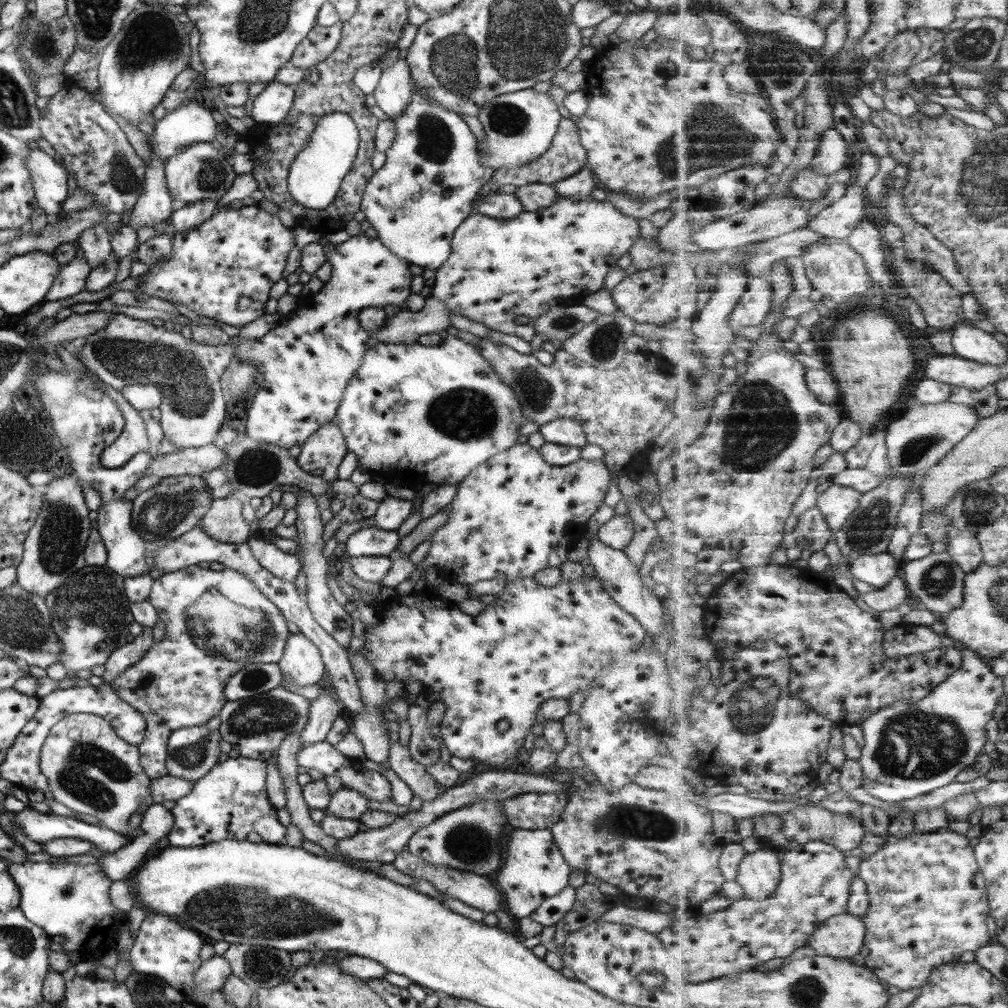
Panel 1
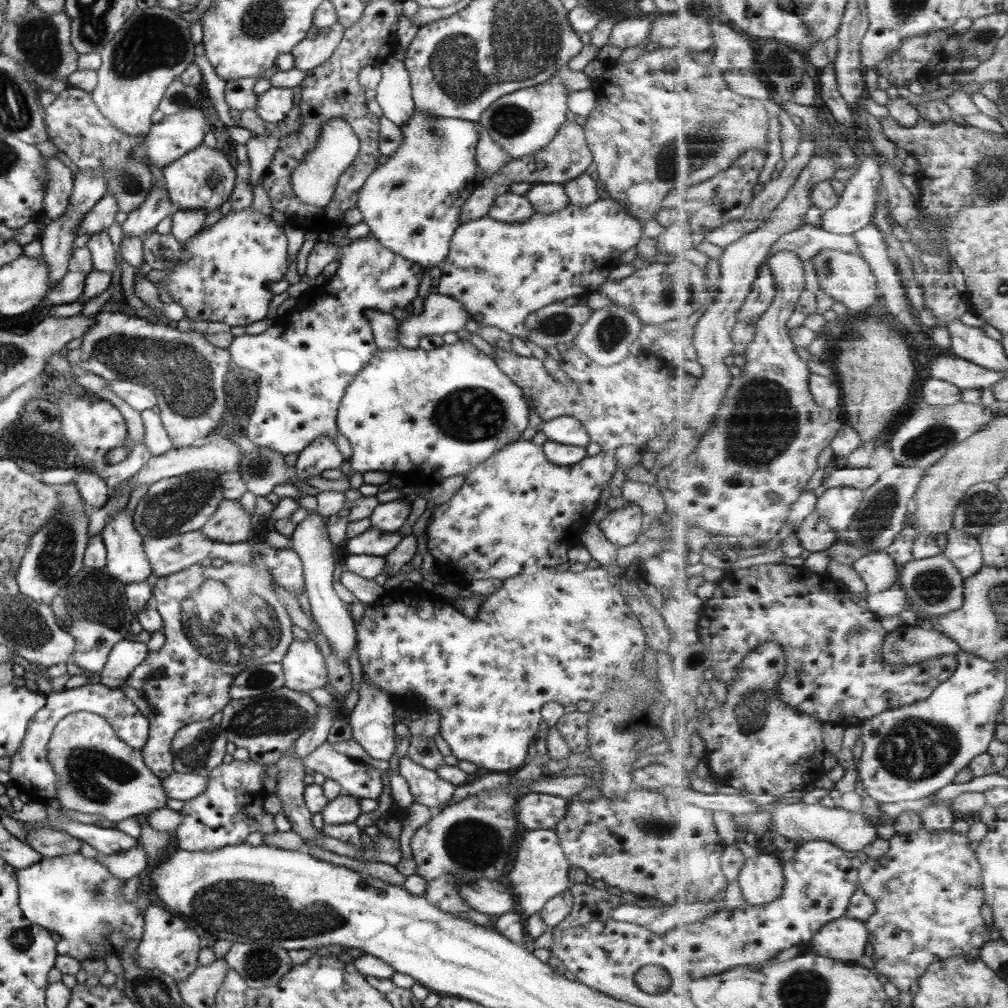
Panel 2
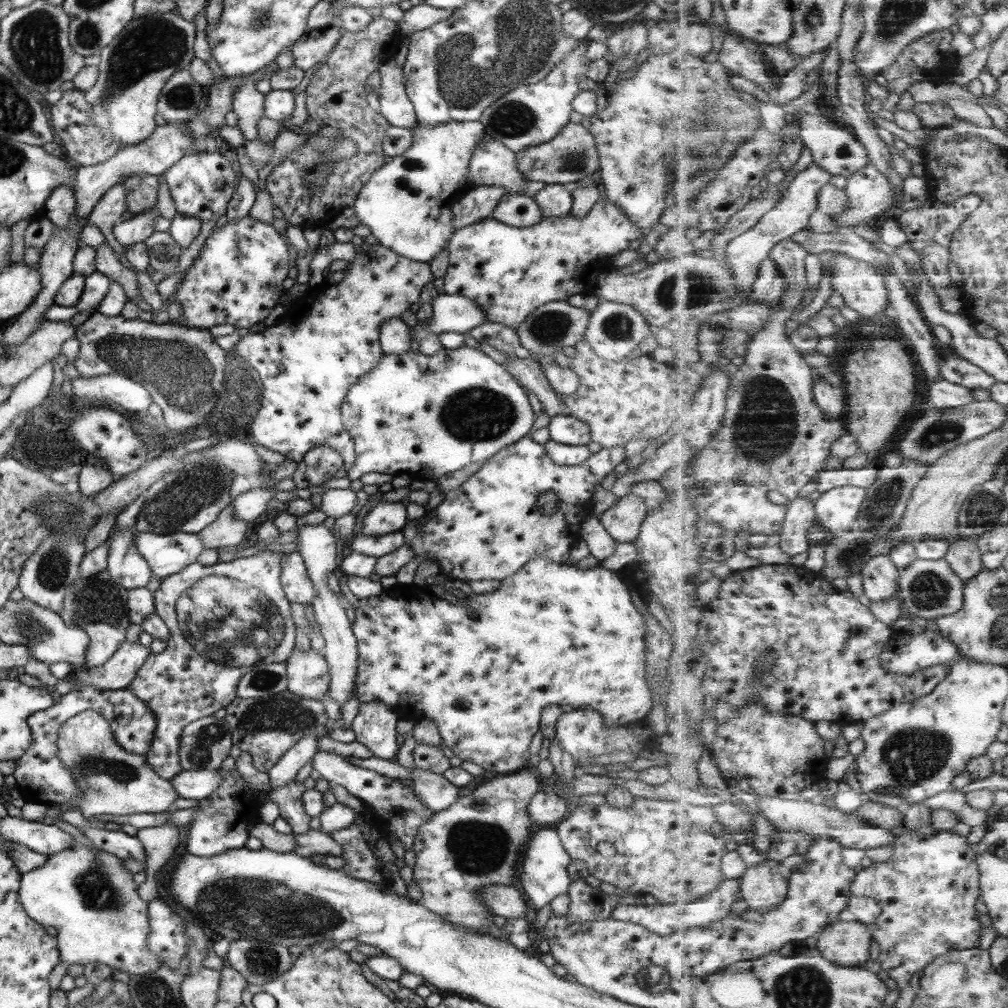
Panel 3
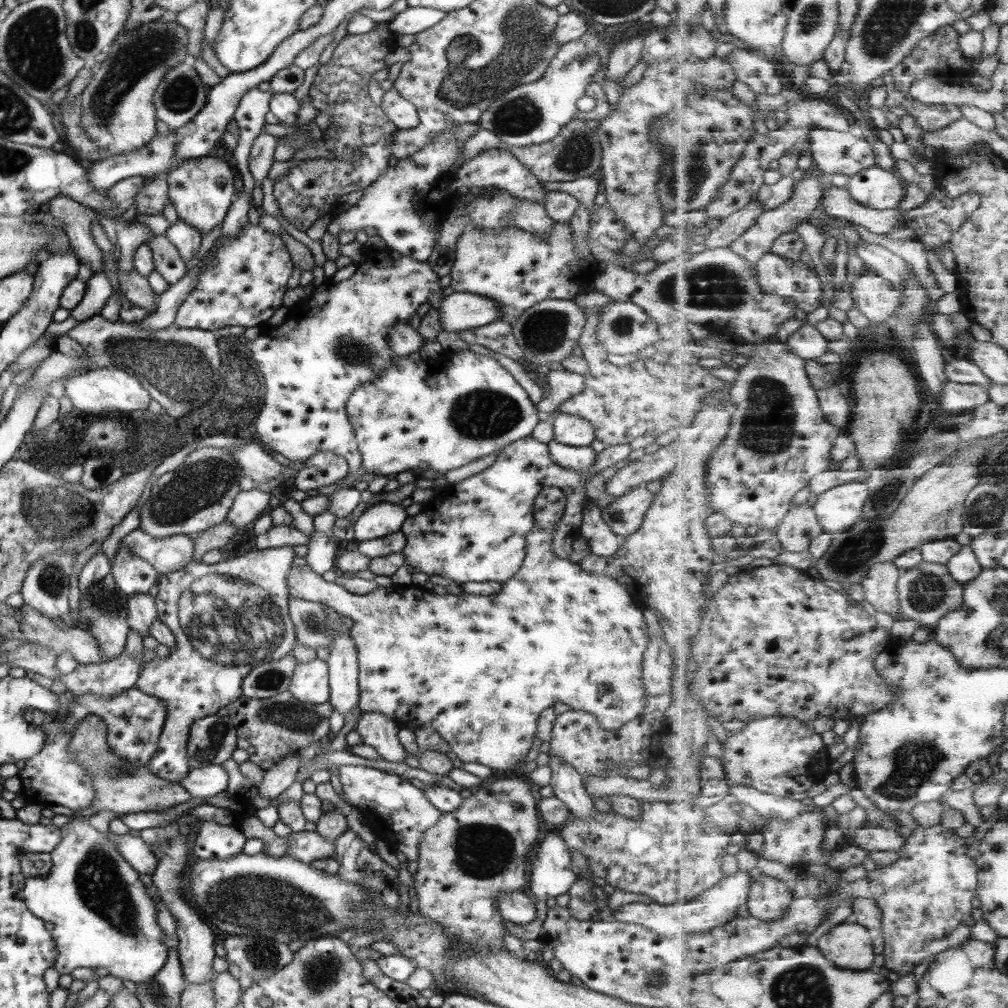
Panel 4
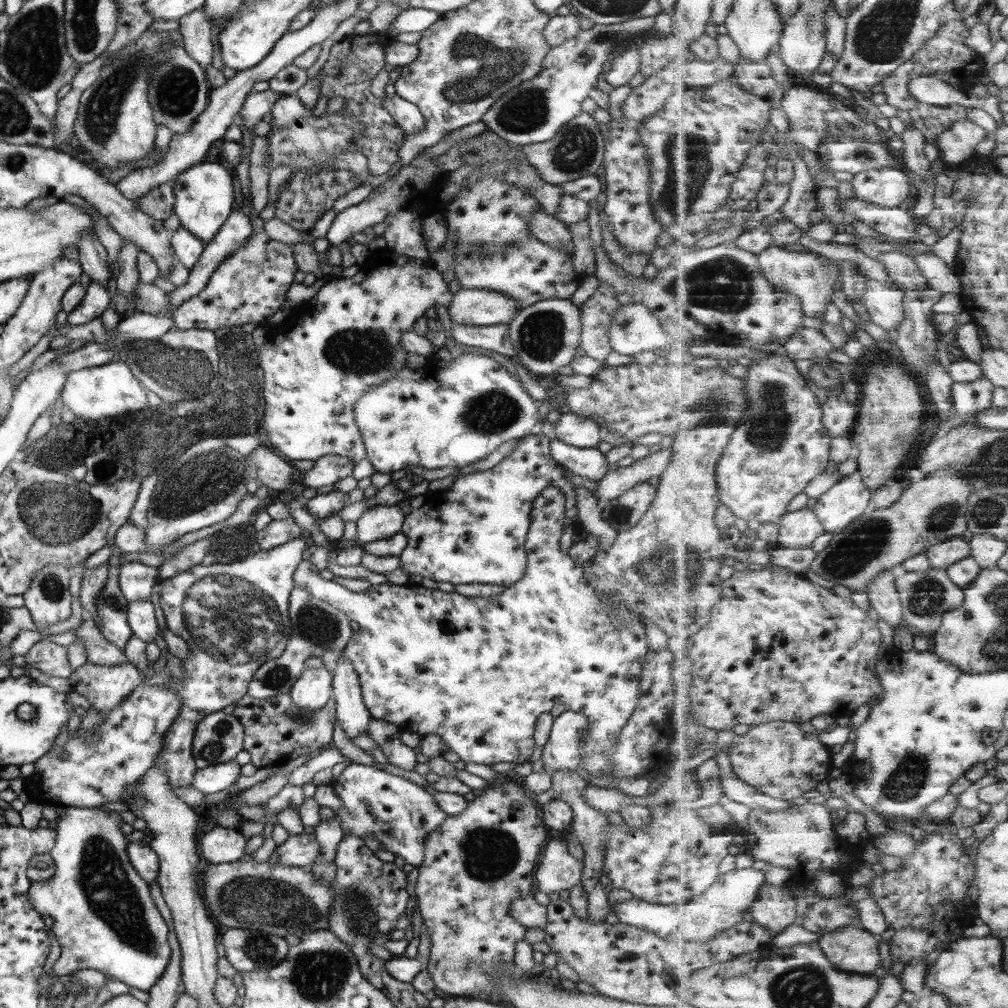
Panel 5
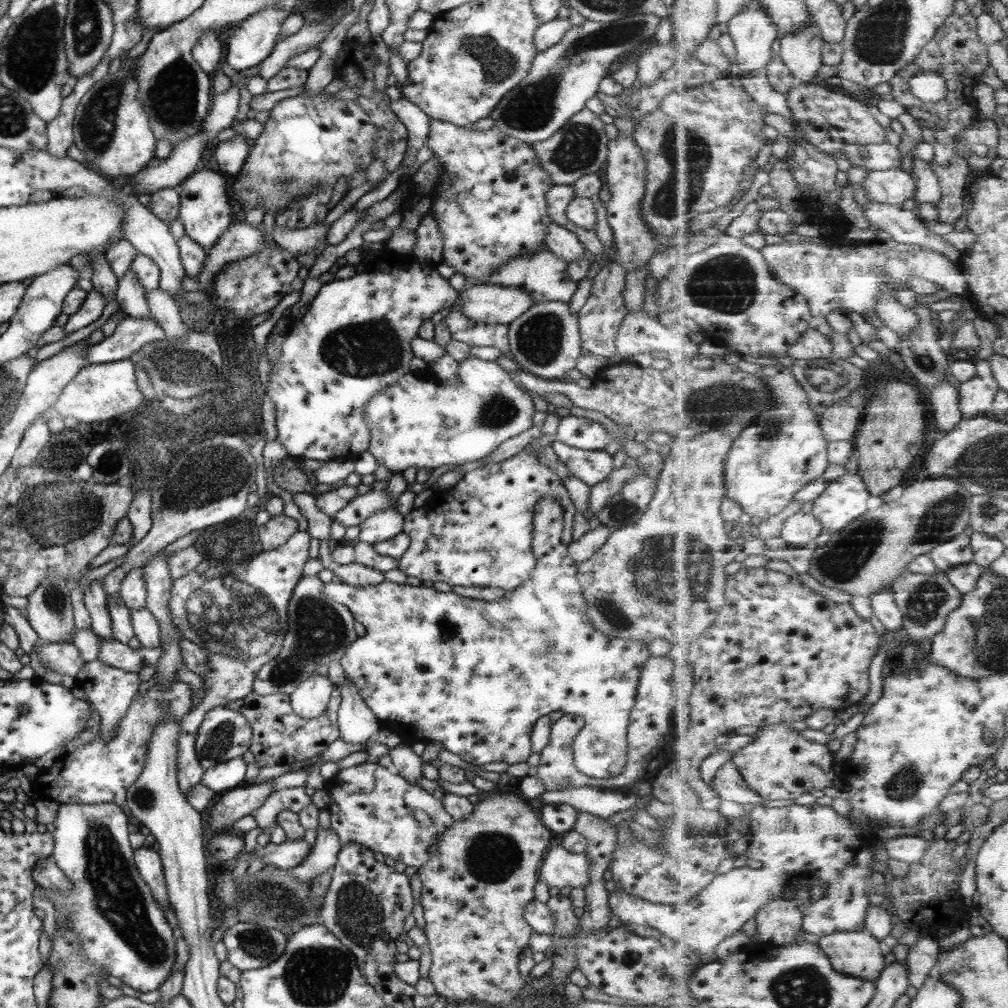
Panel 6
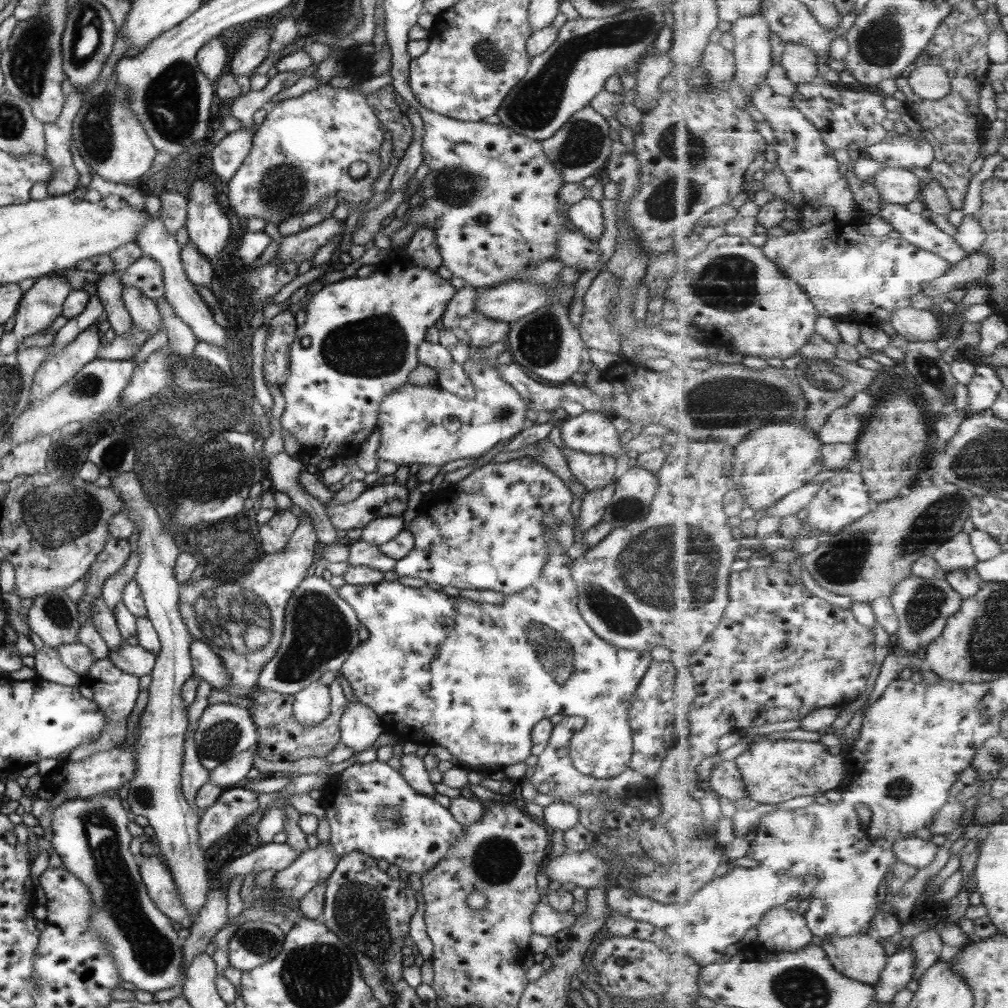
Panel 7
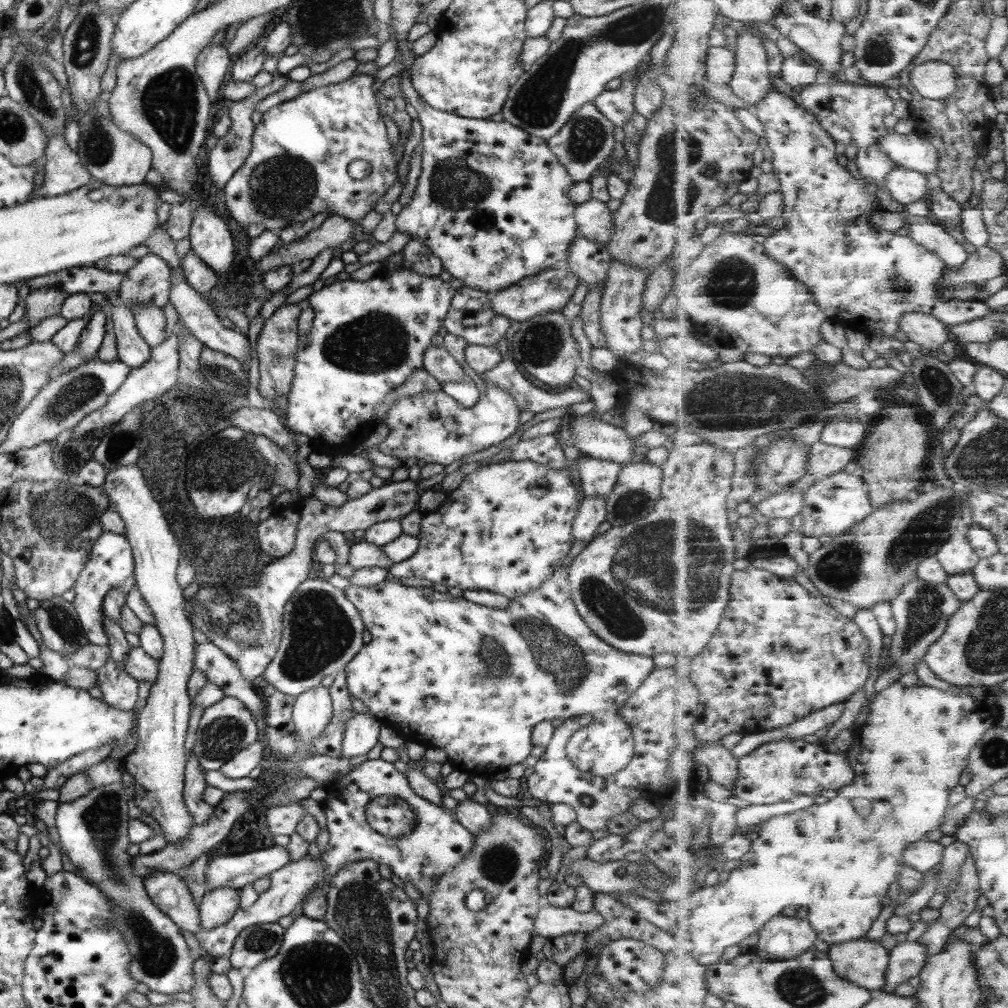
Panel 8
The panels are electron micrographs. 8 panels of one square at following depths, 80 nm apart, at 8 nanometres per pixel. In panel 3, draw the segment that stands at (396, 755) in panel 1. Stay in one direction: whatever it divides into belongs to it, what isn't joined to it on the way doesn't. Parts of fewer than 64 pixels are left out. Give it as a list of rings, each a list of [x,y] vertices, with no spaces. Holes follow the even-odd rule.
[[[415,765],[408,768],[412,793],[420,803],[433,813],[447,808],[457,797],[458,787],[452,785],[441,774],[428,773]]]

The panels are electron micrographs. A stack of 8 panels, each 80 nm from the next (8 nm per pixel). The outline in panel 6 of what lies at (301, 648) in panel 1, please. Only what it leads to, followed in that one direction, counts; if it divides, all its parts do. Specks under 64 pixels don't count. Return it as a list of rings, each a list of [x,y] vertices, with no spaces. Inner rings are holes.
[[[319,674],[309,676],[304,682],[297,684],[291,694],[288,694],[292,711],[302,719],[319,716],[326,707],[334,687],[325,676]]]

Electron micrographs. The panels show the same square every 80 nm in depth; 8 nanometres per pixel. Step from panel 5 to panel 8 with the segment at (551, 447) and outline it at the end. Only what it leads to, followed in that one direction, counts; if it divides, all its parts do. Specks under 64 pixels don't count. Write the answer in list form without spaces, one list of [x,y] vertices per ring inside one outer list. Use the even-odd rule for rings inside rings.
[[[581,456],[576,466],[580,487],[585,497],[606,497],[617,482],[620,467],[616,462]]]

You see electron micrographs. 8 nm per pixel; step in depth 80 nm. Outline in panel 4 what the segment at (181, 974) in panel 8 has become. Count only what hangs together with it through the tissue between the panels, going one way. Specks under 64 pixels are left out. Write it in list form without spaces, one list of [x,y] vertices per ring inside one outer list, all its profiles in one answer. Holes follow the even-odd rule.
[[[78,812],[71,819],[61,827],[59,844],[49,854],[51,870],[45,878],[26,878],[19,897],[35,918],[51,922],[54,926],[50,935],[58,952],[53,966],[57,974],[69,974],[73,968],[105,968],[107,974],[121,980],[145,982],[163,966],[168,955],[168,949],[160,942],[161,931],[155,922],[154,901],[145,893],[139,874],[119,856],[112,842],[106,838],[107,833],[95,831],[87,817]]]

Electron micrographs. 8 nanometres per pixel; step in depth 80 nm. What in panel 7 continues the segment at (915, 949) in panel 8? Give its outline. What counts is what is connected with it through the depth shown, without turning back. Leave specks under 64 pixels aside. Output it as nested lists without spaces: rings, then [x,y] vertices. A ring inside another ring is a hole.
[[[910,944],[905,949],[897,949],[889,957],[885,969],[882,970],[882,978],[879,979],[876,988],[875,998],[878,1002],[892,1002],[898,994],[905,990],[905,985],[914,979],[916,969],[915,951]]]

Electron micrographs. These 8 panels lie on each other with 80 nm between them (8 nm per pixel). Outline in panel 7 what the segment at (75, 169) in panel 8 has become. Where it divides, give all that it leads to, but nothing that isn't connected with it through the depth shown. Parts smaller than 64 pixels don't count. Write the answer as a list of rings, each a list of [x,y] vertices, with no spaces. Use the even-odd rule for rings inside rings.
[[[73,91],[62,104],[61,114],[55,122],[44,125],[45,160],[49,162],[51,177],[47,181],[47,196],[60,196],[72,192],[78,182],[78,174],[72,165],[69,153],[73,118],[79,110],[82,94]]]

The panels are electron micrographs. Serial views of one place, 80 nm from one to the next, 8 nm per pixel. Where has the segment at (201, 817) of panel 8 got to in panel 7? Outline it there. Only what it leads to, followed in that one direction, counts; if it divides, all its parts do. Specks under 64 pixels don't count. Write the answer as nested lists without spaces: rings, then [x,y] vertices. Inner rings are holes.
[[[198,721],[191,723],[185,732],[183,740],[183,760],[180,770],[180,789],[183,798],[195,809],[194,800],[196,790],[208,780],[209,771],[199,762],[197,758],[195,735]]]

